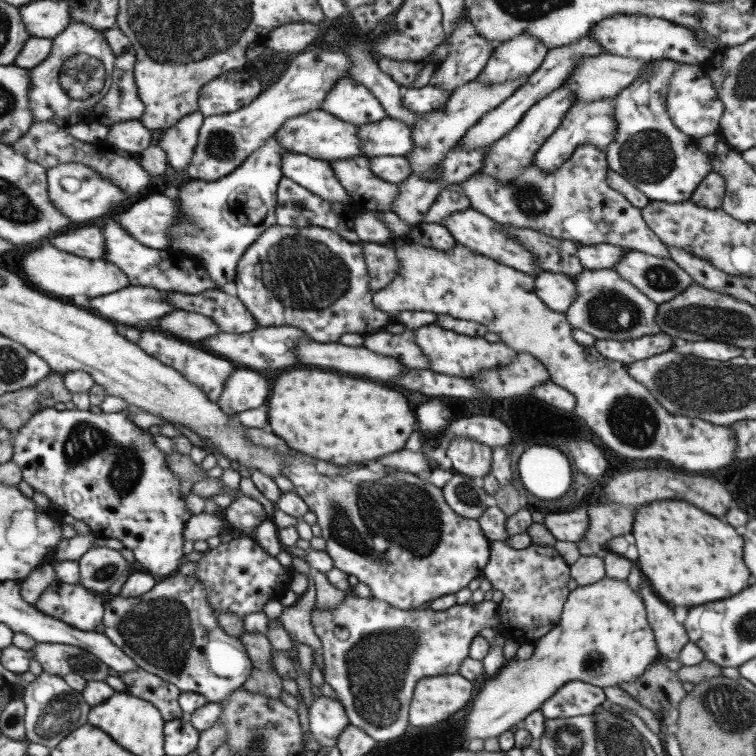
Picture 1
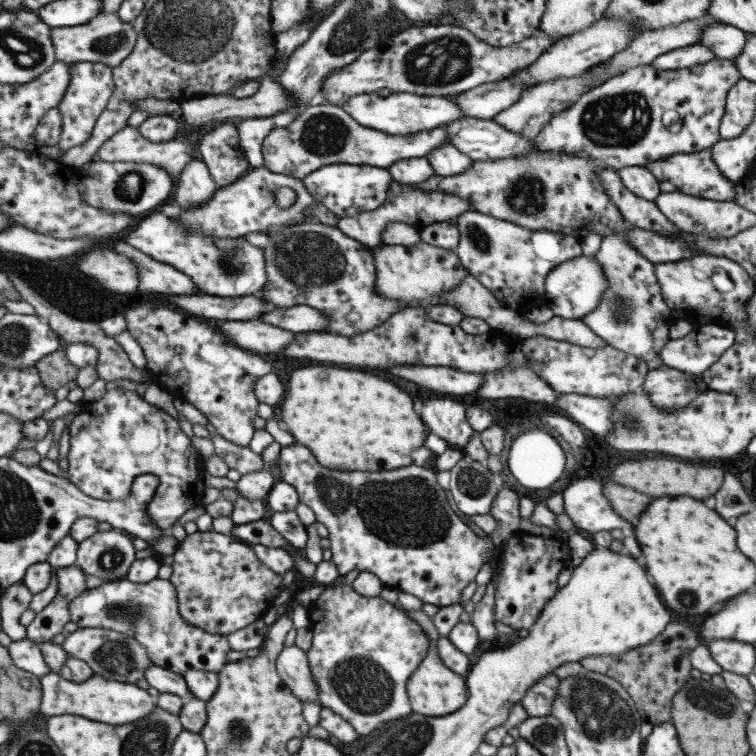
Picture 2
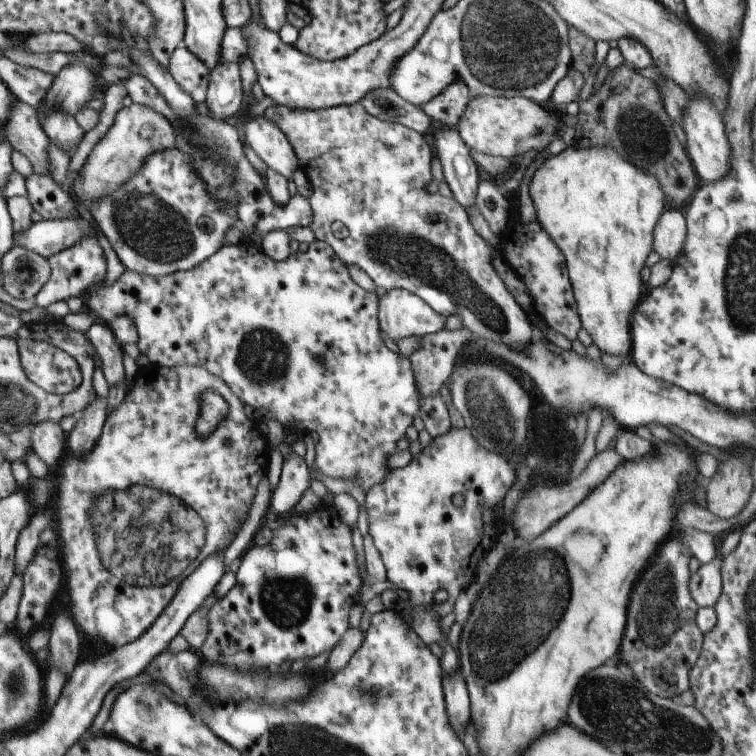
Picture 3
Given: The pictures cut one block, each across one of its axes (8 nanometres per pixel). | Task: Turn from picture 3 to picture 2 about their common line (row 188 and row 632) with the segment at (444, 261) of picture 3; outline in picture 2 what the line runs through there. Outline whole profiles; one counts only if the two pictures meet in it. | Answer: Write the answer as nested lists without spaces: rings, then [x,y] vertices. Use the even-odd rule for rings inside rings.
[[[346,582],[326,587],[307,608],[313,639],[306,658],[314,684],[318,688],[321,706],[342,716],[359,735],[370,735],[376,728],[386,726],[390,720],[408,716],[410,702],[406,696],[406,680],[412,676],[412,672],[418,668],[418,664],[422,663],[430,650],[429,636],[422,626],[382,597],[362,596]]]

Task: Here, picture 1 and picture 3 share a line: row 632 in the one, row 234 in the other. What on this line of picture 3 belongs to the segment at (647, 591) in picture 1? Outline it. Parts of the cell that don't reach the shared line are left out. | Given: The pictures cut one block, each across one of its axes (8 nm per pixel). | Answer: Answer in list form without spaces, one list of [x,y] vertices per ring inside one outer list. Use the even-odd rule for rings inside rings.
[[[667,208],[658,218],[652,234],[652,248],[662,256],[662,259],[672,262],[674,256],[679,256],[687,238],[687,221],[681,212]]]

